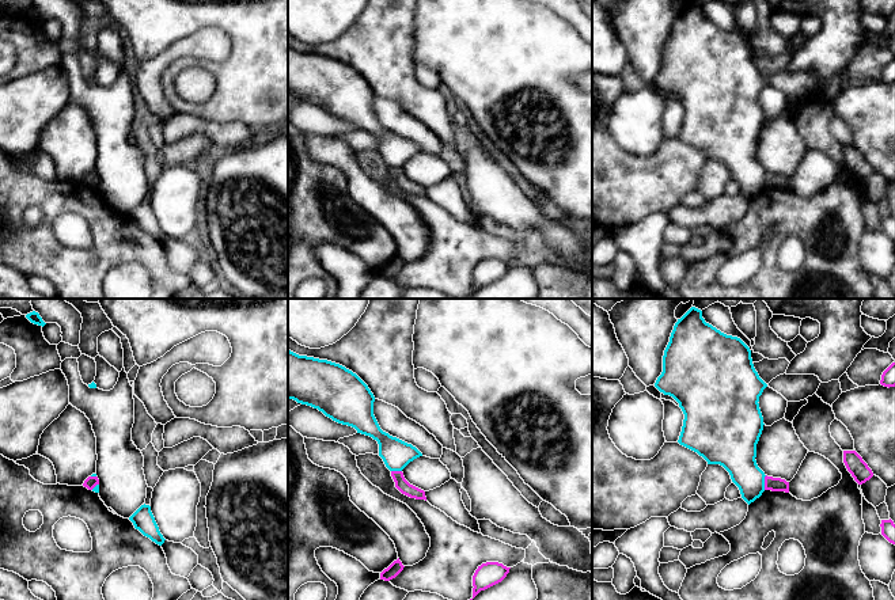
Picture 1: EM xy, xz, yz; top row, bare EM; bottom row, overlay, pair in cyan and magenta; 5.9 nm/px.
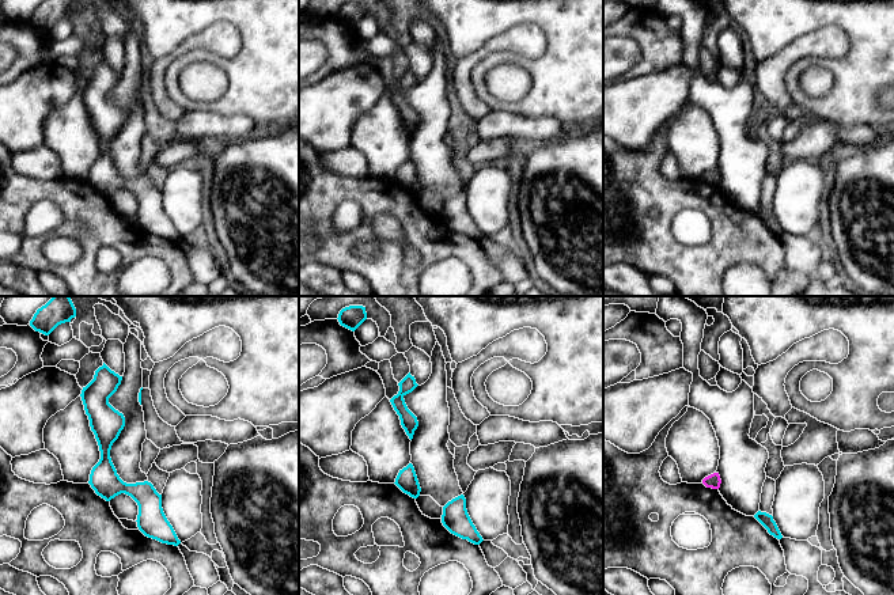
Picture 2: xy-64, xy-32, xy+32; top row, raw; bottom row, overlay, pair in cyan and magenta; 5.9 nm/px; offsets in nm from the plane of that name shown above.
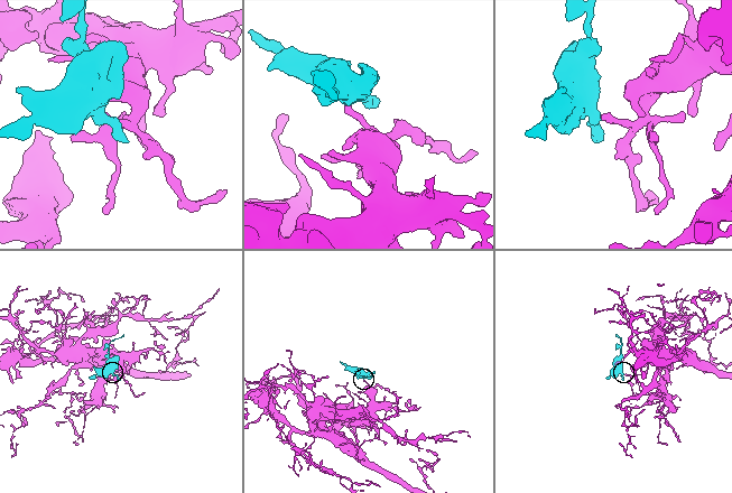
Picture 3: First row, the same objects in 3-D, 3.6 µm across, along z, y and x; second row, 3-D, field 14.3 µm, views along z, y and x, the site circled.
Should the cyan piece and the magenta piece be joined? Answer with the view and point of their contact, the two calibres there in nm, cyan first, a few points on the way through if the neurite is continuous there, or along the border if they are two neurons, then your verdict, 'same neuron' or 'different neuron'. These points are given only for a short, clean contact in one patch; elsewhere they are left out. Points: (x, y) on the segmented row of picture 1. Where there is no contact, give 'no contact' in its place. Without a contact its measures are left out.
contact yz (763, 482); calibres 240 and 80 nm; different neuron

